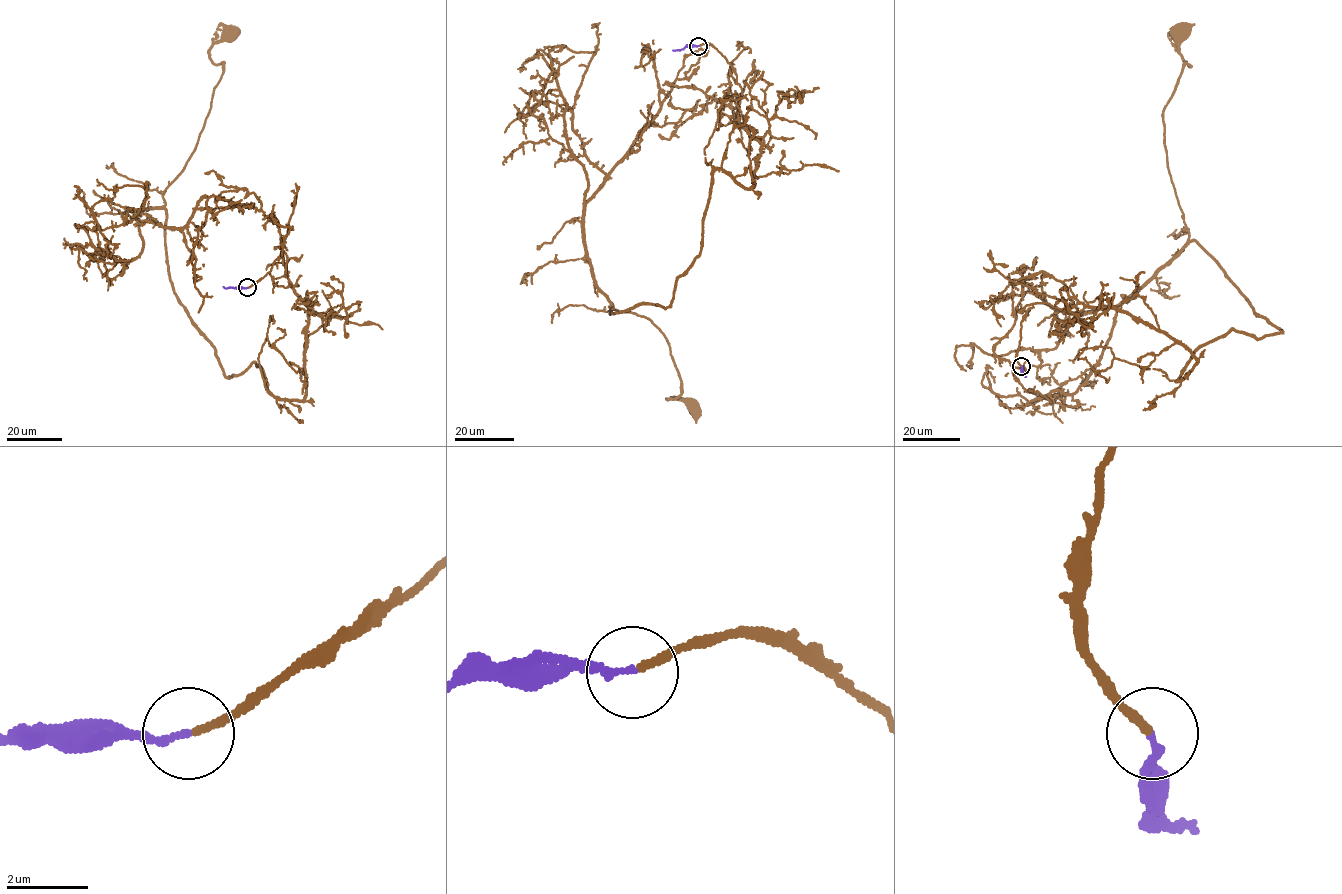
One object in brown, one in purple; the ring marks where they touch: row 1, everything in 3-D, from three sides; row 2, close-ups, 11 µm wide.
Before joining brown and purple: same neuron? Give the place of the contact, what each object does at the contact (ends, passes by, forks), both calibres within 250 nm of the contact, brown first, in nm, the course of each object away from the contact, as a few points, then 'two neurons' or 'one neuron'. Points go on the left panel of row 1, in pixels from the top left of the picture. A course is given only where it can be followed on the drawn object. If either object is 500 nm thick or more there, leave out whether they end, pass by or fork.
place (247, 287); brown ends; purple ends; calibres 190 and 170 nm; course brown (247, 288), (283, 251), (309, 314), (302, 400), (253, 362), (225, 376), (167, 263), (163, 194), (232, 33); course purple (247, 288), (223, 286); one neuron

